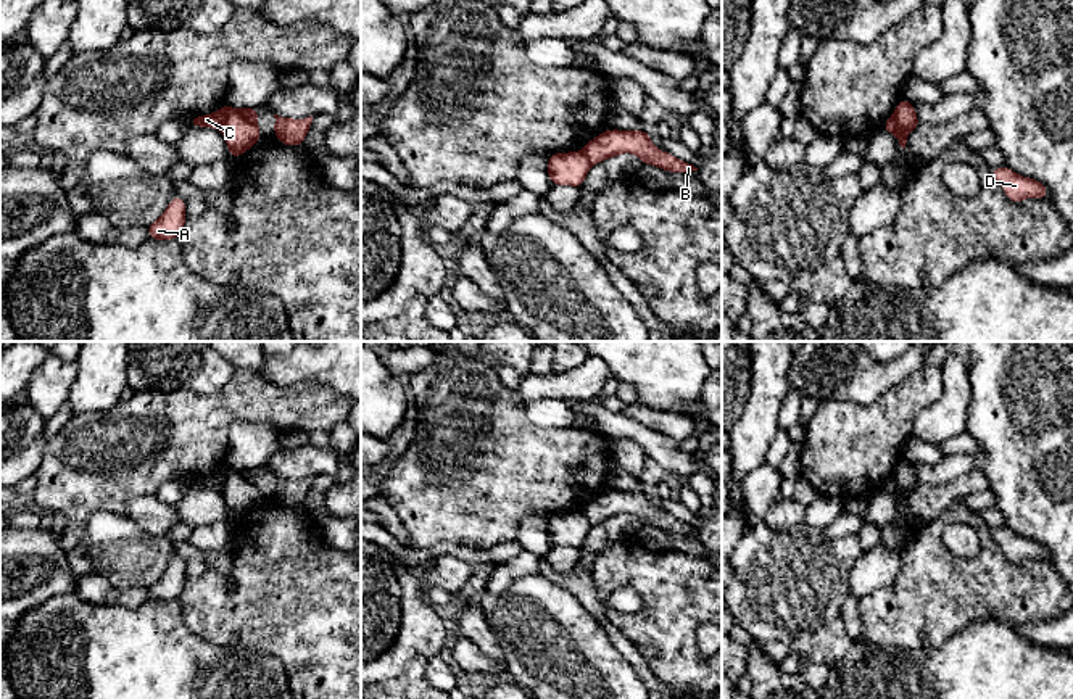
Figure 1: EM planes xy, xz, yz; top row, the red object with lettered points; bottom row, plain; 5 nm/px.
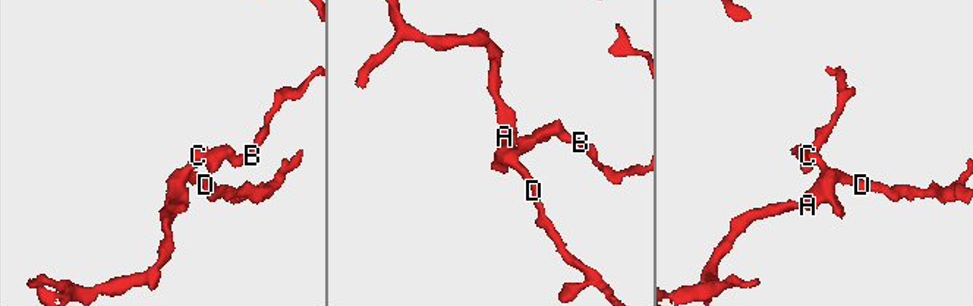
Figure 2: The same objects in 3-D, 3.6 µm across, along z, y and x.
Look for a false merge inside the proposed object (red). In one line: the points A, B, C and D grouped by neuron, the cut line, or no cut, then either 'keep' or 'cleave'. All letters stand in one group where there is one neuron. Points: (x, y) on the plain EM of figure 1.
A C D / B; cut in xy along (229, 467), (227, 479), (219, 488); cleave

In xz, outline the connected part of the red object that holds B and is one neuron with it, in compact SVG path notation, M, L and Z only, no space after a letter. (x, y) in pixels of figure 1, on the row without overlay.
M609 490L591 499L582 512L590 520L590 525L598 525L609 519L617 519L622 514L636 515L643 525L661 528L667 533L693 533L698 531L693 525L675 519L665 511L657 511L646 491L619 491Z

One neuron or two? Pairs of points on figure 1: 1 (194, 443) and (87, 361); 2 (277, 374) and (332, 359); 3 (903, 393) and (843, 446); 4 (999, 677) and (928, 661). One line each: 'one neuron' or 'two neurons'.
1: two neurons
2: one neuron
3: one neuron
4: one neuron

